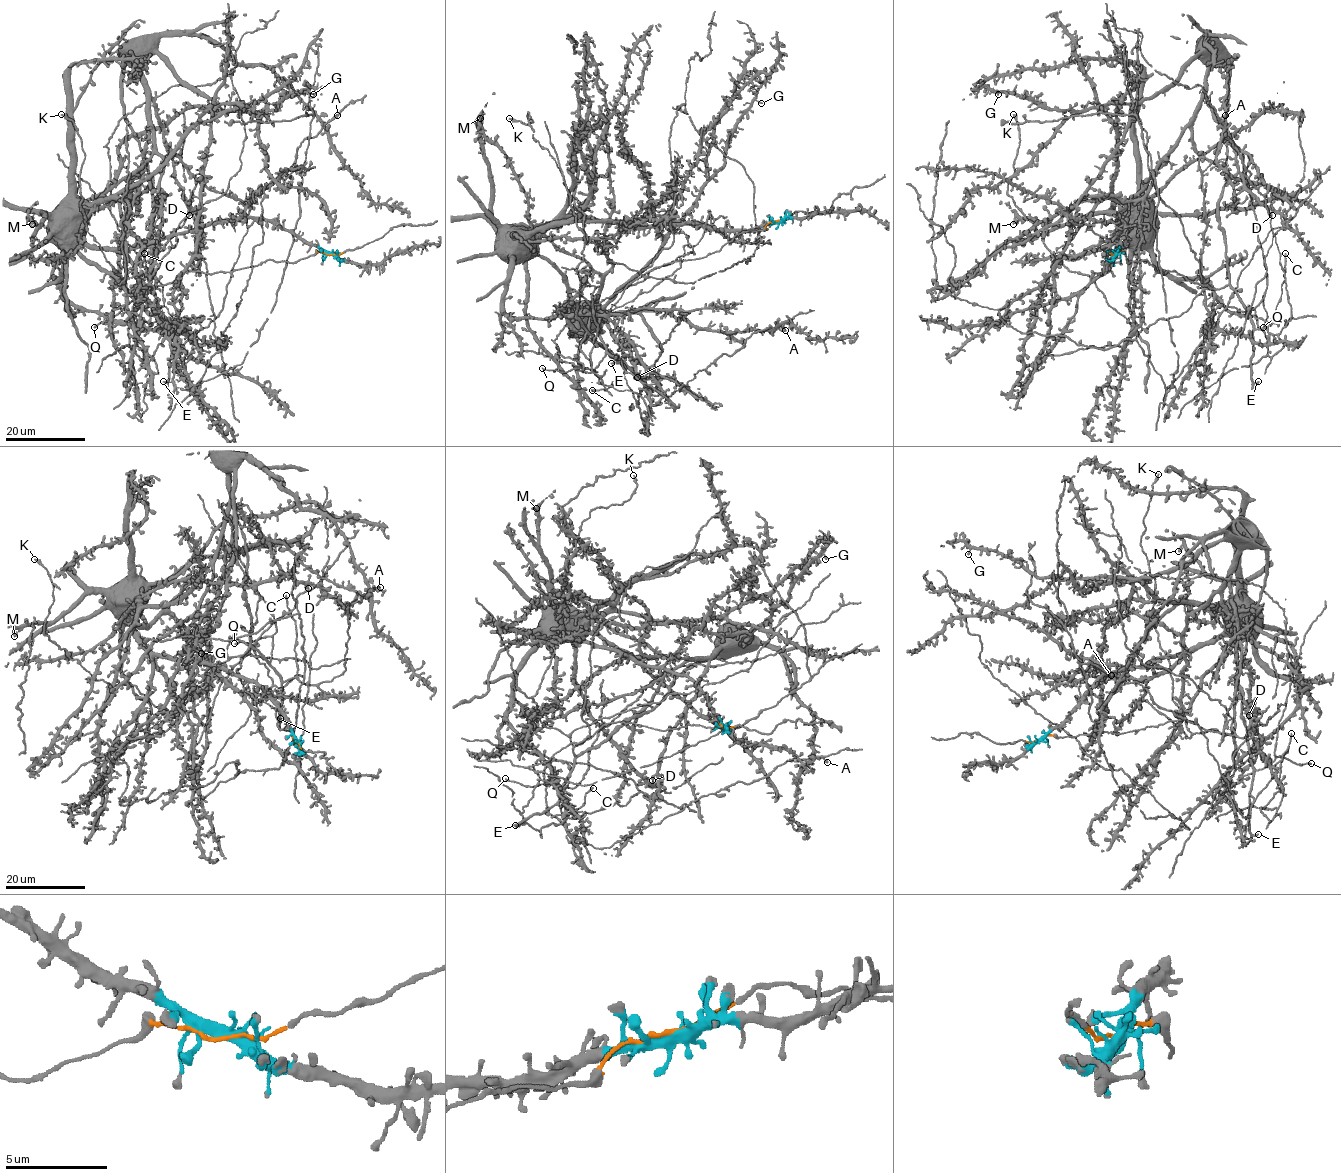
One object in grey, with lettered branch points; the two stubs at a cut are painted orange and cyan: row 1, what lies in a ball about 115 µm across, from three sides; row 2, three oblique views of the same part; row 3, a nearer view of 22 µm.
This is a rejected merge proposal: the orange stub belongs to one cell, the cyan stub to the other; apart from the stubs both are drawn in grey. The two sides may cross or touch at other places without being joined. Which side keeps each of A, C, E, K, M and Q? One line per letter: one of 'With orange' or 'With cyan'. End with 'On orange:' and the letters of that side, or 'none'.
A: With orange
C: With orange
E: With orange
K: With orange
M: With cyan
Q: With orange
On orange: A, C, E, K, Q

